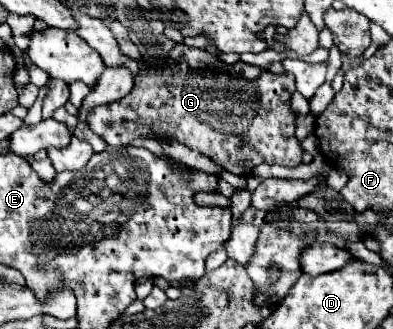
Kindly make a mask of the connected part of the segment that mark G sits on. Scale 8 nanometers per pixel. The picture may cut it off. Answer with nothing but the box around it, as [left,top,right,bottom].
[89,45,303,175]

